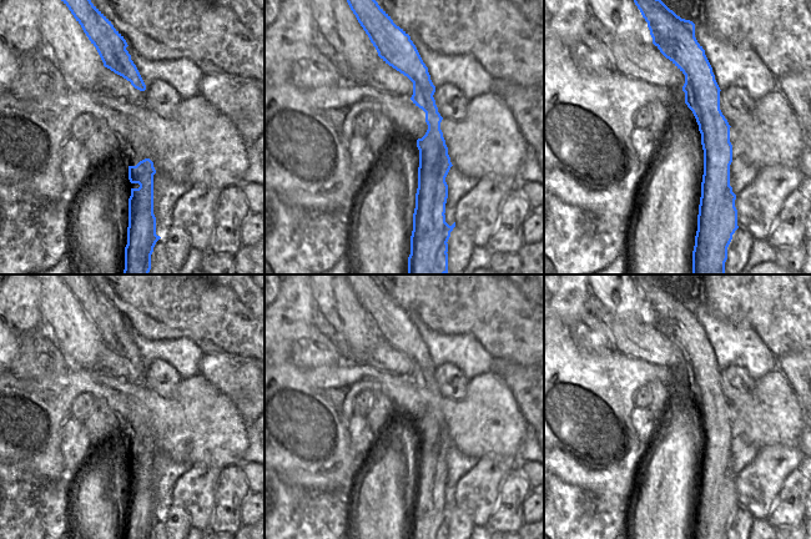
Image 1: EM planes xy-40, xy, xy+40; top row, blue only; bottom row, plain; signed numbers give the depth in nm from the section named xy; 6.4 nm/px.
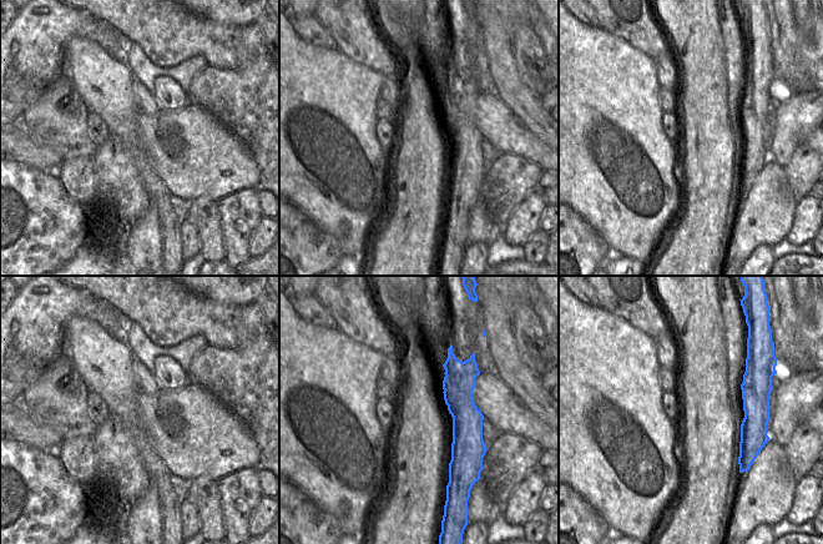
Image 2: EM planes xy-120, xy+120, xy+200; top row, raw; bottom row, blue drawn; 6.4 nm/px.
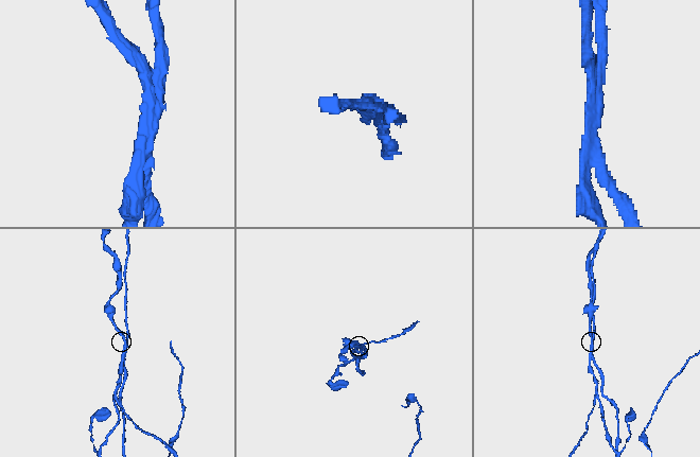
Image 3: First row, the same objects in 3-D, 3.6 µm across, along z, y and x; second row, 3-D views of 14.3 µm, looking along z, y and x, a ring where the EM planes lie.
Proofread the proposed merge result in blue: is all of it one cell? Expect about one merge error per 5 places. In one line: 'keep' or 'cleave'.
cleave

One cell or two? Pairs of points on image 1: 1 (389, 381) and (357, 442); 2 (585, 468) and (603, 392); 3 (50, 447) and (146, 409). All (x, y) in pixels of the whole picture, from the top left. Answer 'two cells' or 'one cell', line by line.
1: two cells
2: one cell
3: one cell

